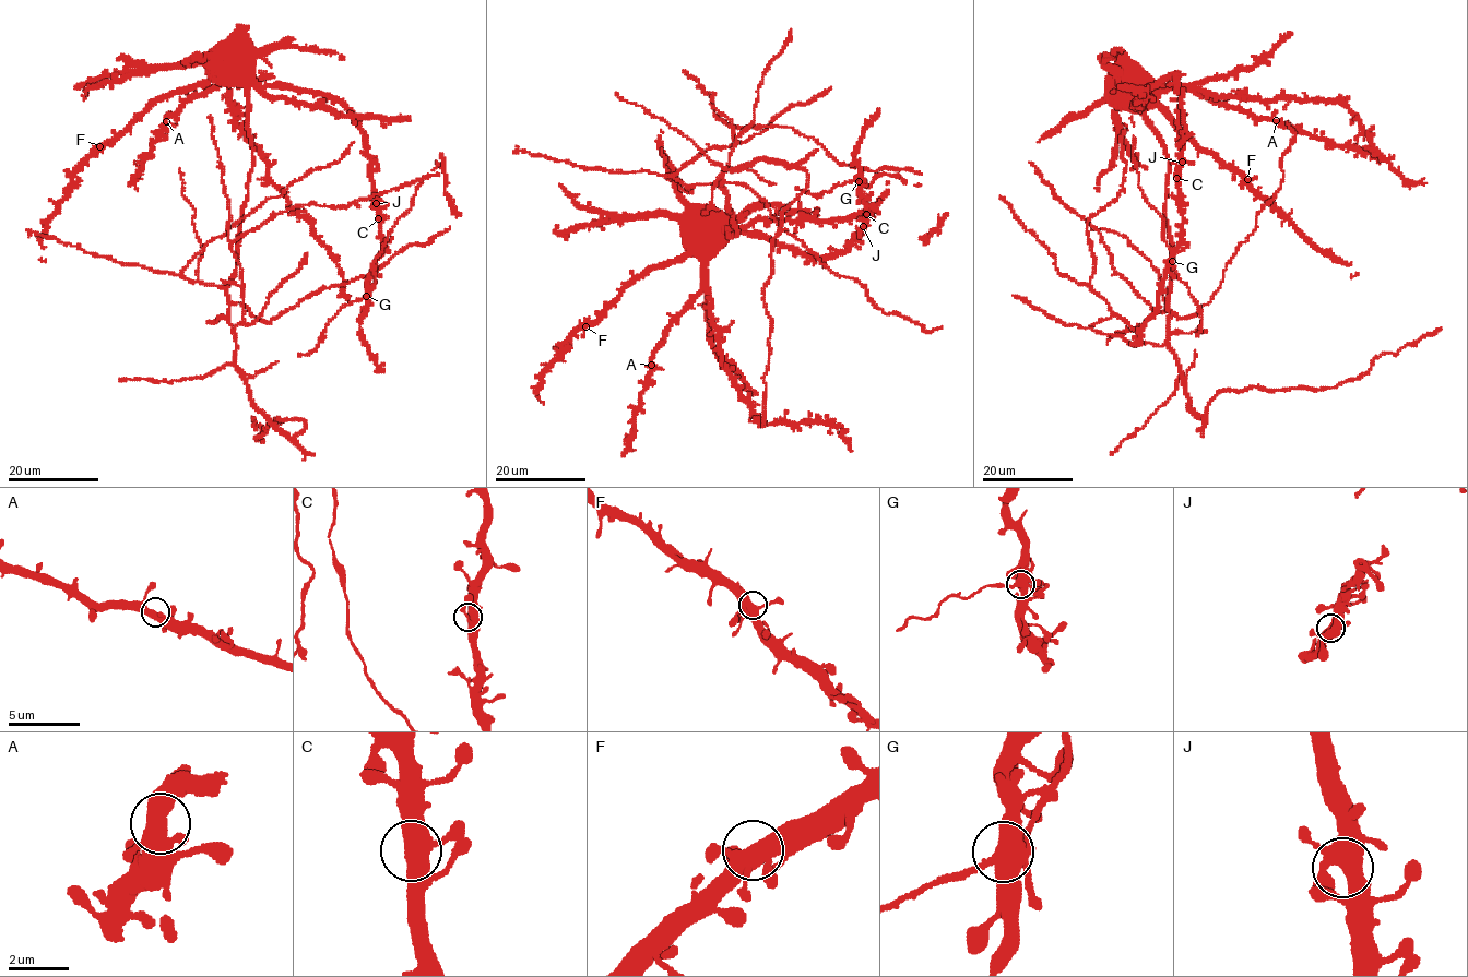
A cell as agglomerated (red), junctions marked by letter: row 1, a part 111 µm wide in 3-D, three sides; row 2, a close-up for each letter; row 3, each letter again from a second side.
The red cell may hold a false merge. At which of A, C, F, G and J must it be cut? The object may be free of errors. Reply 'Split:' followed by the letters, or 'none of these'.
Split: none of these

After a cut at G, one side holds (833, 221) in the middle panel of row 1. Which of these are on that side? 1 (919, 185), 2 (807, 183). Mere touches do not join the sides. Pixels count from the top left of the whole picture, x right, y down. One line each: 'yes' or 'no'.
1: no
2: yes

